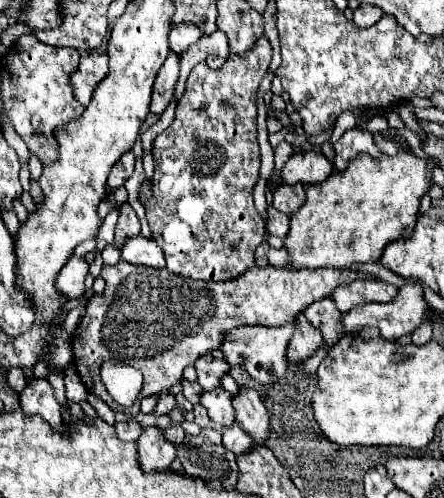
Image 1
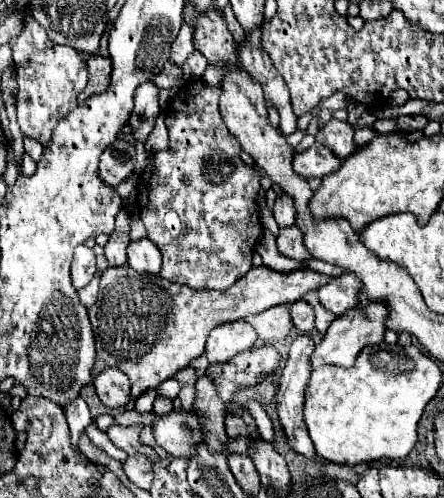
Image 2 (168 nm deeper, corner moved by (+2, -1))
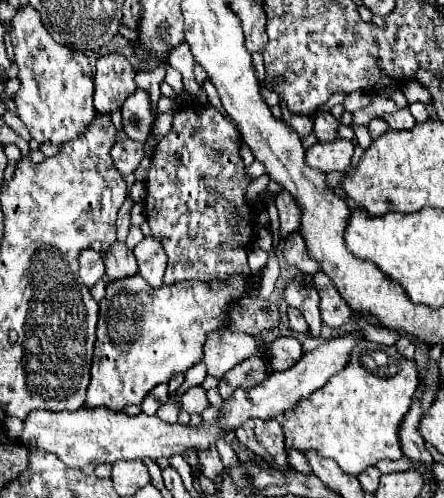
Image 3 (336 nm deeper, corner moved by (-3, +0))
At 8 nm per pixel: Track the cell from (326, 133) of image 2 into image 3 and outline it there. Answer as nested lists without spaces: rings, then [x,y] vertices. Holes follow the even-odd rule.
[[[319,112],[313,122],[315,122],[313,132],[317,134],[319,142],[333,142],[333,140],[337,140],[339,120],[331,112]]]

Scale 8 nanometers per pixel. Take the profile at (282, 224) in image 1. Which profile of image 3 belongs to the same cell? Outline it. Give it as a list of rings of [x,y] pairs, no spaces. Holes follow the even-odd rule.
[[[293,232],[291,236],[285,238],[285,244],[283,244],[283,254],[287,258],[287,262],[295,268],[299,268],[301,272],[307,272],[307,274],[315,274],[319,270],[319,264],[309,258],[307,254],[307,248],[305,248],[305,242],[301,238],[299,232]]]

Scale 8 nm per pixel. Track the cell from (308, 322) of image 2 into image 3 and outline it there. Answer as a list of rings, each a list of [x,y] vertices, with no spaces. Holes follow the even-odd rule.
[[[289,308],[287,310],[287,314],[289,314],[289,326],[295,330],[295,332],[299,332],[299,334],[307,334],[309,332],[309,326],[307,326],[307,322],[305,322],[305,318],[303,318],[303,314],[301,314],[301,310],[299,308]]]

